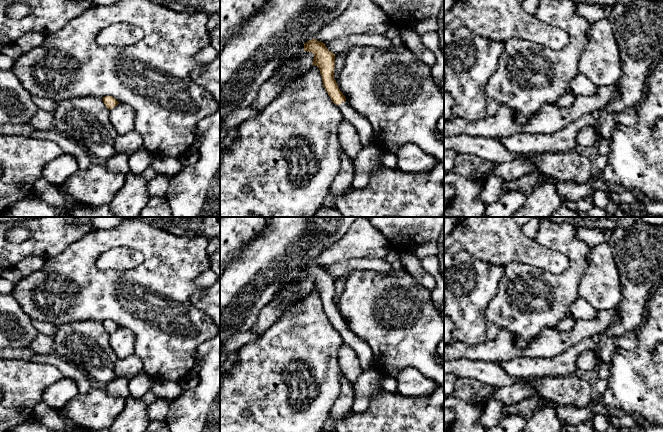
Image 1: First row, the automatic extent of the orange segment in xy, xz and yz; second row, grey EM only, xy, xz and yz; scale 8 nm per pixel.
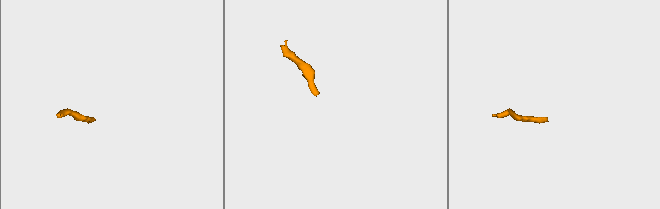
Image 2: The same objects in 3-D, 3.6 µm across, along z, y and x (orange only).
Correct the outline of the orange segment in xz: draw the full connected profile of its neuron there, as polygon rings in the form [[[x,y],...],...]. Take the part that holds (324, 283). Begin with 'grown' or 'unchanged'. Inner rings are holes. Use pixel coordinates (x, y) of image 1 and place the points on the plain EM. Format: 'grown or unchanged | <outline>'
grown | [[[315,262],[304,268],[304,275],[314,278],[313,287],[319,292],[323,310],[332,326],[338,331],[343,343],[351,347],[359,357],[362,372],[373,368],[373,351],[361,338],[356,336],[346,325],[334,303],[335,278],[327,273],[325,268]]]

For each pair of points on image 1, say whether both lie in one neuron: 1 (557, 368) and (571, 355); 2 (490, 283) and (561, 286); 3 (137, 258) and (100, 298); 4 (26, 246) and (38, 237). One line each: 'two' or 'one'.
1: one
2: two
3: two
4: one

